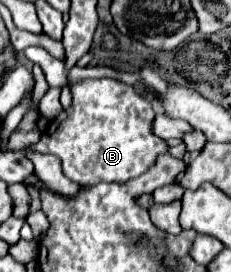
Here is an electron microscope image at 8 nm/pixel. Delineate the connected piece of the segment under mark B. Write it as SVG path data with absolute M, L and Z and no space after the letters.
M101 78L75 82L71 92L73 104L49 122L39 142L29 146L31 152L57 156L69 180L87 186L101 182L123 184L145 174L157 162L157 156L169 152L167 142L153 132L155 110L151 100L137 94L135 88Z

